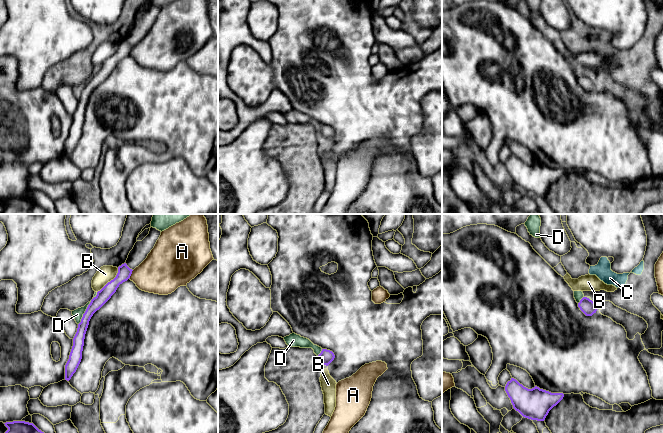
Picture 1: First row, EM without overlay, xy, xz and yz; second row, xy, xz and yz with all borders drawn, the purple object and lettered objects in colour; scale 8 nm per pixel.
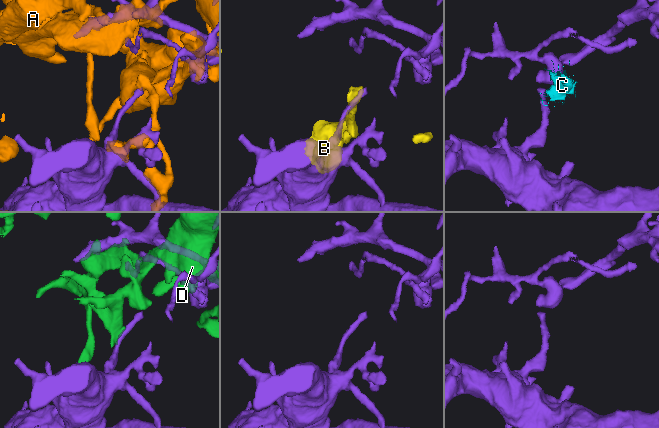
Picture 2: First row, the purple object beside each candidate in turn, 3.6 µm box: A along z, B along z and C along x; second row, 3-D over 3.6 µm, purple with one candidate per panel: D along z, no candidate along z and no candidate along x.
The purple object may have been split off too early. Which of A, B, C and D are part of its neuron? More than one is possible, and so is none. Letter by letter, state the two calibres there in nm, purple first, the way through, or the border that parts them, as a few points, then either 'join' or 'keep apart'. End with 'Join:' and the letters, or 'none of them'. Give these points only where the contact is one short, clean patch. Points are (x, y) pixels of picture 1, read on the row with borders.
A: 110/360 nm | keep apart
B: 110/140 nm | keep apart
C: 120/20 nm | along yz (586, 297), (590, 300) | keep apart
D: 100/80 nm | keep apart
Join: none of them

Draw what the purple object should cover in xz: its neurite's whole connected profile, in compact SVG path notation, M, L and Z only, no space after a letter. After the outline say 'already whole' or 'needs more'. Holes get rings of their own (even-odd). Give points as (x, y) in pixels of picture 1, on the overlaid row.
M322 349L321 353L318 355L318 359L321 365L326 366L328 366L334 360L334 358L334 353L327 349Z | already whole

